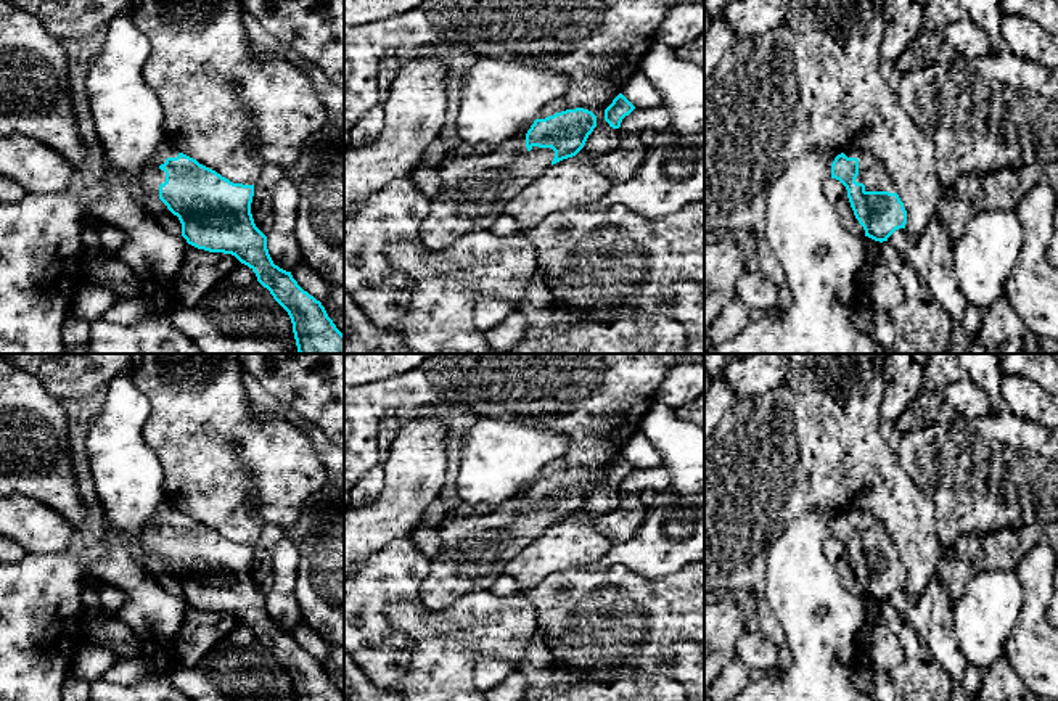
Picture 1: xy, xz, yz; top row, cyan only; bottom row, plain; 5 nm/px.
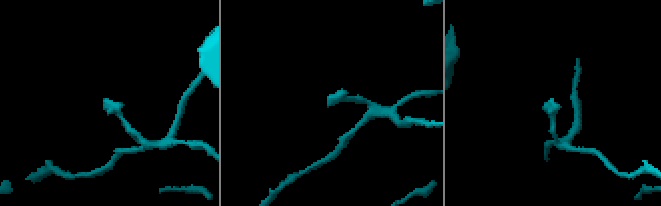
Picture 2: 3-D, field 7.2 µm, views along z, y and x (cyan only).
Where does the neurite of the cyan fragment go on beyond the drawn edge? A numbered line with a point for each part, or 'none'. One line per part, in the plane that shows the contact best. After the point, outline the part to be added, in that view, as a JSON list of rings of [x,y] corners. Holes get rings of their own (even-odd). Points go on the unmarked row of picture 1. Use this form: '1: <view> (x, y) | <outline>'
1: yz (872, 532) | [[[854,508],[854,510],[847,510],[844,514],[847,518],[859,519],[859,535],[857,535],[855,542],[863,543],[865,551],[897,553],[897,548],[892,543],[892,539],[888,532],[888,529],[870,511]]]

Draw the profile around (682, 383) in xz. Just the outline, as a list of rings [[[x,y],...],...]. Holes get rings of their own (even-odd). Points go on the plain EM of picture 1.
[[[685,362],[672,367],[662,378],[656,400],[677,410],[704,394],[704,362]]]

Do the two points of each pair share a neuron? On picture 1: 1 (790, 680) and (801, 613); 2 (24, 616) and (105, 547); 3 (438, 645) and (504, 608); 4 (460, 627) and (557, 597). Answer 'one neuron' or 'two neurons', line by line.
1: one neuron
2: one neuron
3: one neuron
4: two neurons

